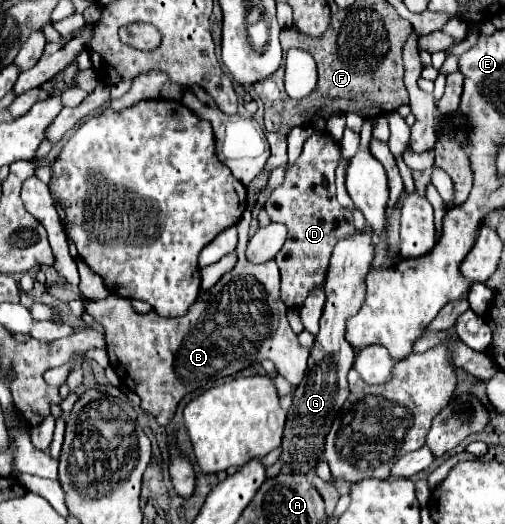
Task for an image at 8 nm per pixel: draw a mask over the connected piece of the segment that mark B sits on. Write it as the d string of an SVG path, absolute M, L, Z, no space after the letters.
M246 210L236 225L238 263L234 265L234 269L228 271L226 275L222 275L222 279L212 289L202 291L198 297L202 301L196 301L184 317L160 317L156 311L140 315L130 305L130 299L124 299L118 295L108 295L106 299L88 301L84 305L86 313L90 313L106 331L106 347L108 347L108 357L110 357L112 369L118 373L122 383L142 399L140 407L146 413L154 415L160 425L170 423L170 419L176 411L176 405L180 403L180 399L184 395L188 395L196 389L214 387L214 385L226 381L230 375L236 375L242 369L254 365L256 361L262 363L264 359L270 359L276 365L278 375L288 379L292 385L298 385L302 381L302 375L306 371L308 349L302 349L298 345L298 339L286 321L286 305L280 299L278 265L274 261L256 265L246 259L246 245L249 242L251 220L252 214Z

